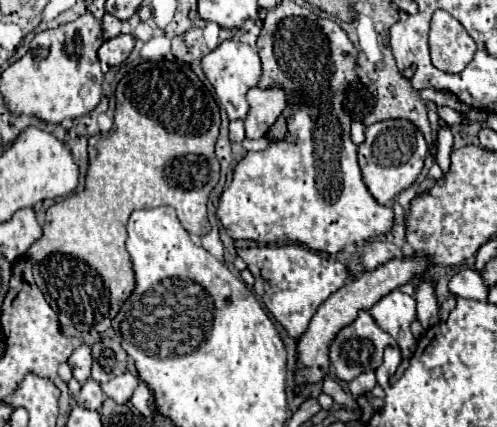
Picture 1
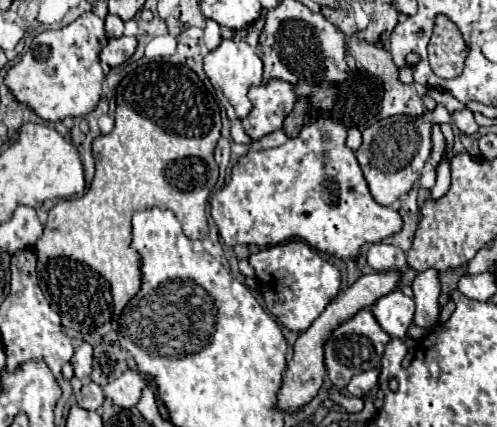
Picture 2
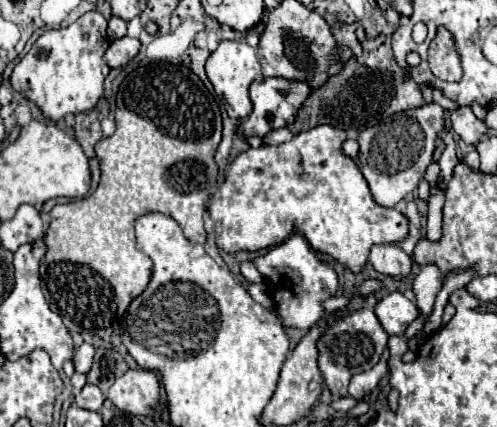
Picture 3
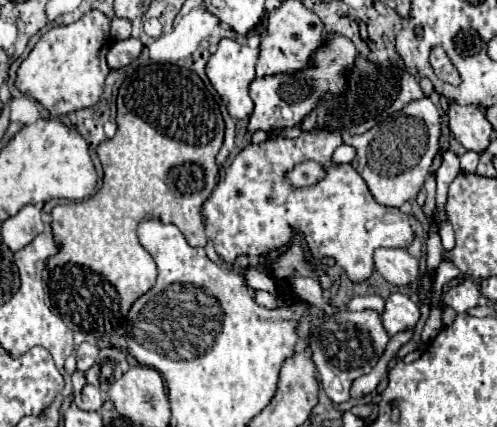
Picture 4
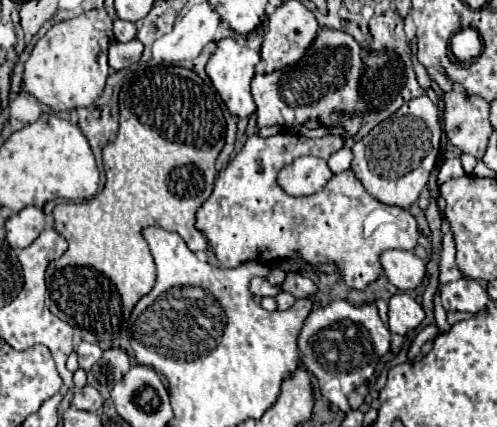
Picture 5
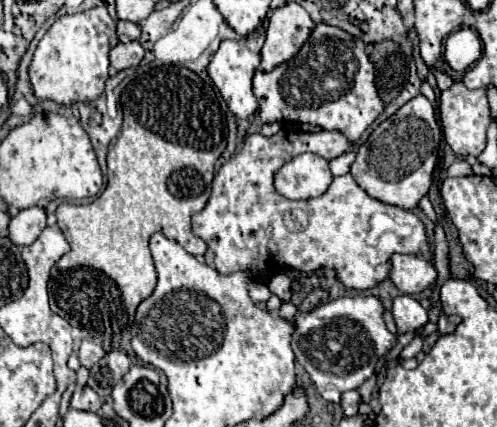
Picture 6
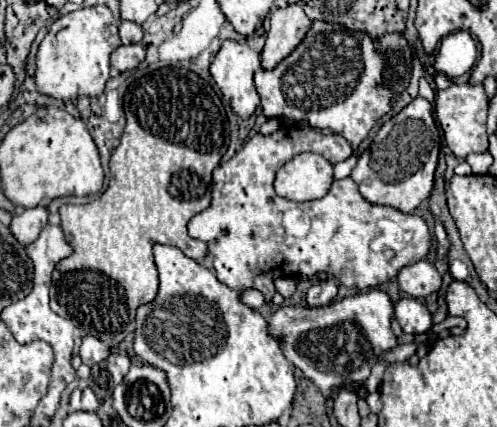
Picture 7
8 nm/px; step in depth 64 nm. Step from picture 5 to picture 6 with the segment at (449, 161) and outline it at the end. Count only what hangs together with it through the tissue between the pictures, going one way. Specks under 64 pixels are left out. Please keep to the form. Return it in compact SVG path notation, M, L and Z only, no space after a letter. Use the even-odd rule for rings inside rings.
M456 160L452 166L448 166L446 176L468 176L472 174L472 168L464 160Z

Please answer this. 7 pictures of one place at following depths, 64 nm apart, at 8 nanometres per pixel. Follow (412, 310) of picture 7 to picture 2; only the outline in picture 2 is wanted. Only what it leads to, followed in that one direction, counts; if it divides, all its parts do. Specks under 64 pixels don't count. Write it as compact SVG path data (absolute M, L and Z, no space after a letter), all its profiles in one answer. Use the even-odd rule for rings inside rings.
M394 290L372 306L372 314L384 332L402 340L414 318L414 300L404 296L400 290Z

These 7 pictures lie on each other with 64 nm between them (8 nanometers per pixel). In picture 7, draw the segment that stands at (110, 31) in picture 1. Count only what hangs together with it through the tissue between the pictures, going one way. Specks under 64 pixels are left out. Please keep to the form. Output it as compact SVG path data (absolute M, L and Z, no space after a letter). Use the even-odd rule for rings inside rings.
M122 22L120 24L120 38L122 44L134 44L142 40L142 26L134 24L134 22Z

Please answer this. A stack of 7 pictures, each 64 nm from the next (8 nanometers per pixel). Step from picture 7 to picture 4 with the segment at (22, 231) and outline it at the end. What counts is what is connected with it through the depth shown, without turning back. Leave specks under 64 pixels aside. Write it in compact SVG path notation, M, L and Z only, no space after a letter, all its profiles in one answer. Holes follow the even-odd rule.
M28 204L16 216L10 216L2 222L2 240L12 252L18 252L26 244L30 244L42 230L42 212L36 206Z

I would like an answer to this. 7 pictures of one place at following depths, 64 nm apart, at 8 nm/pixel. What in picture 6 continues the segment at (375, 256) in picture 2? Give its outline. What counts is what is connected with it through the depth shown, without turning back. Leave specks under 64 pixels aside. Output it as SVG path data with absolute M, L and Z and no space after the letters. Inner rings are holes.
M392 254L390 256L390 280L404 294L418 294L424 288L434 284L436 270L422 256Z

